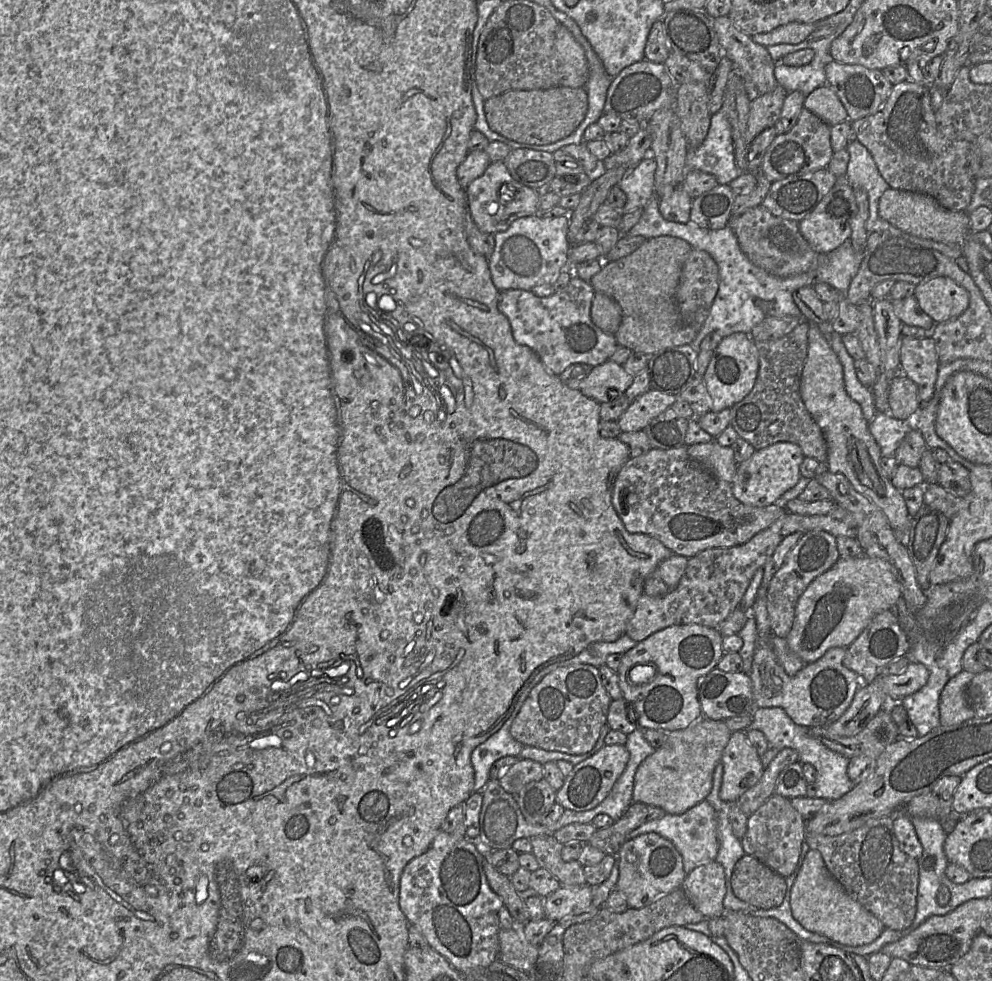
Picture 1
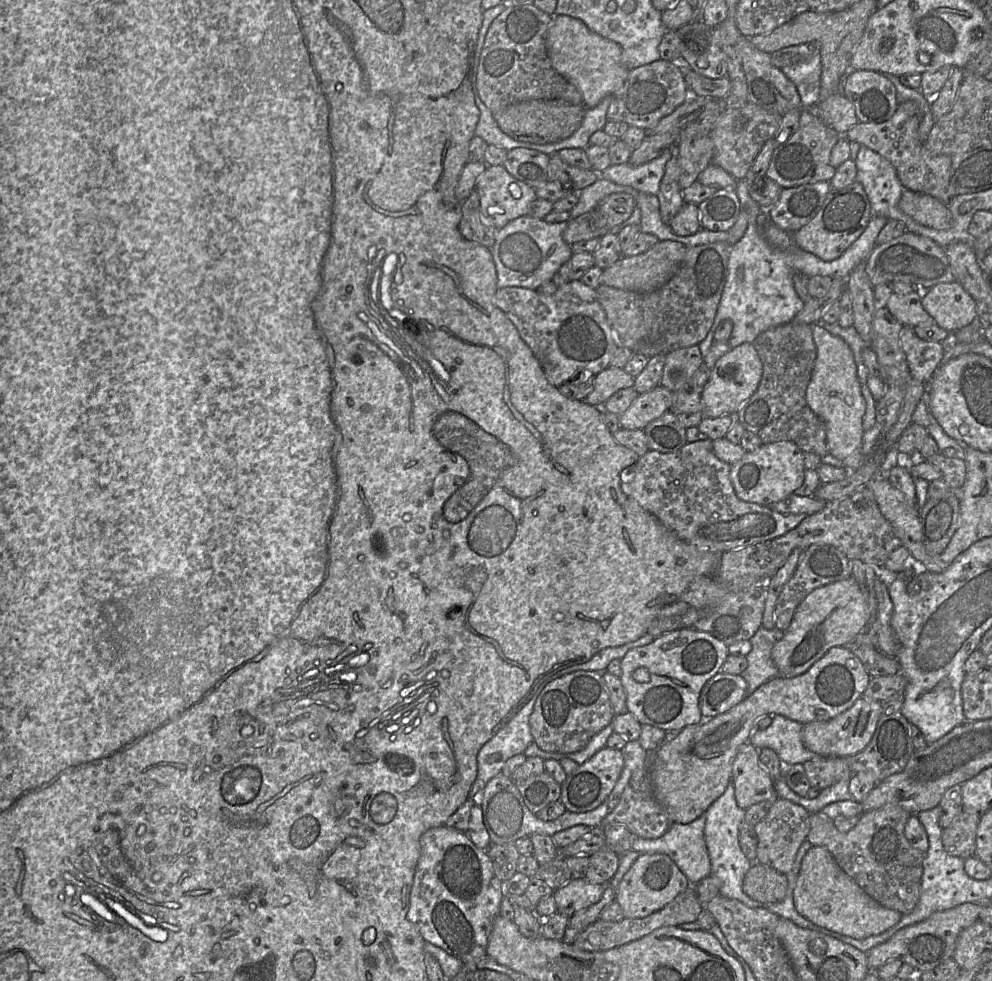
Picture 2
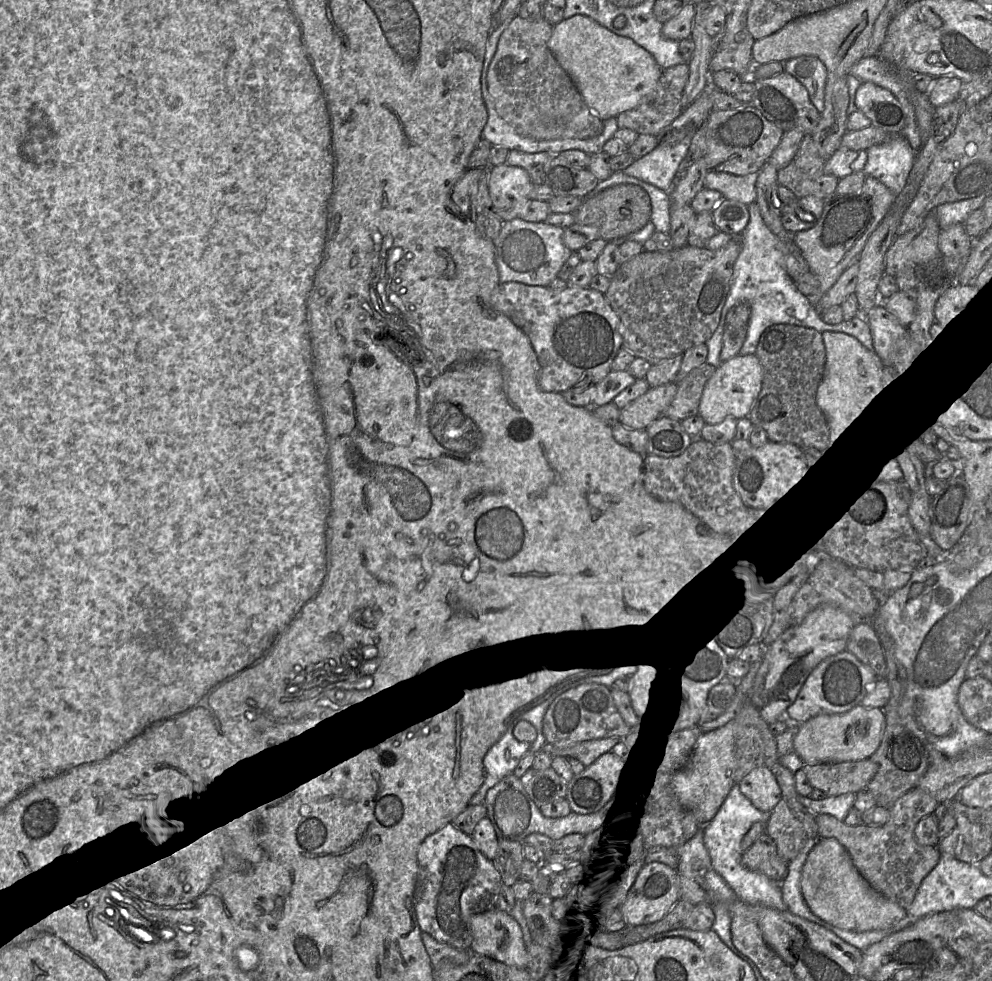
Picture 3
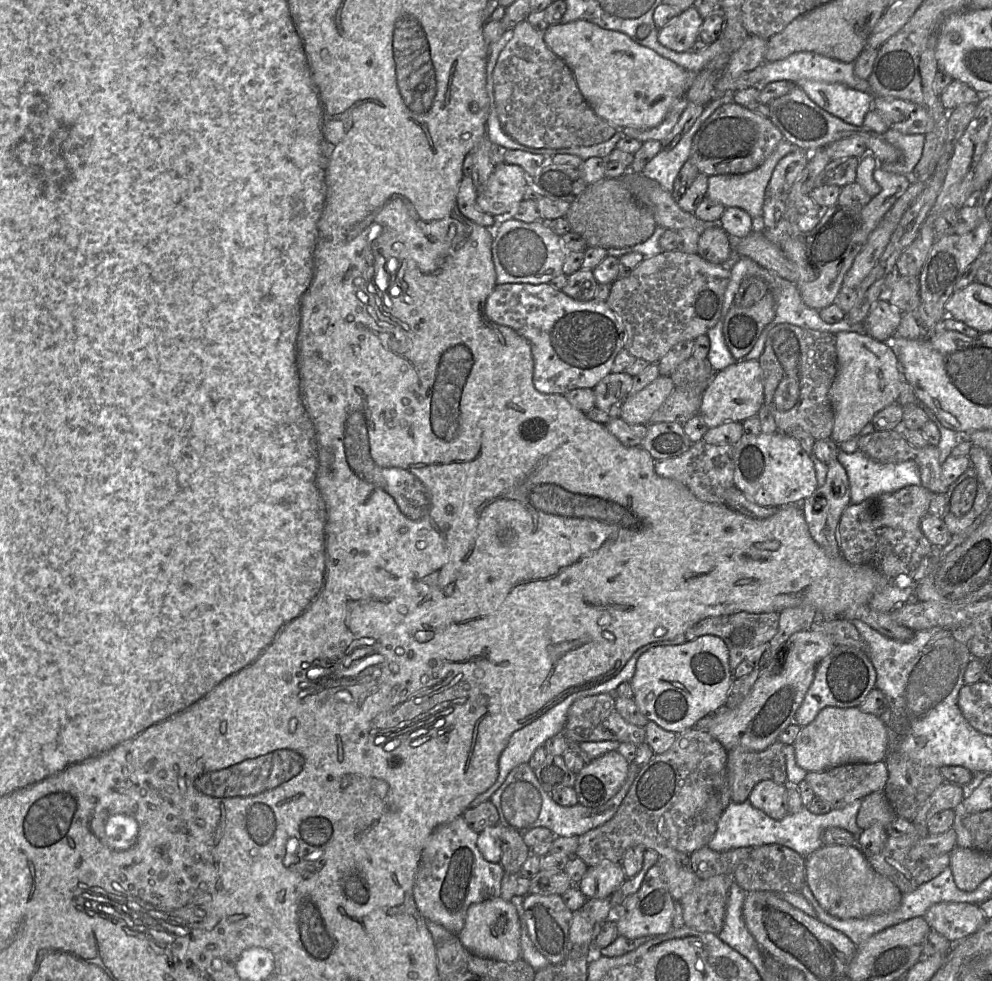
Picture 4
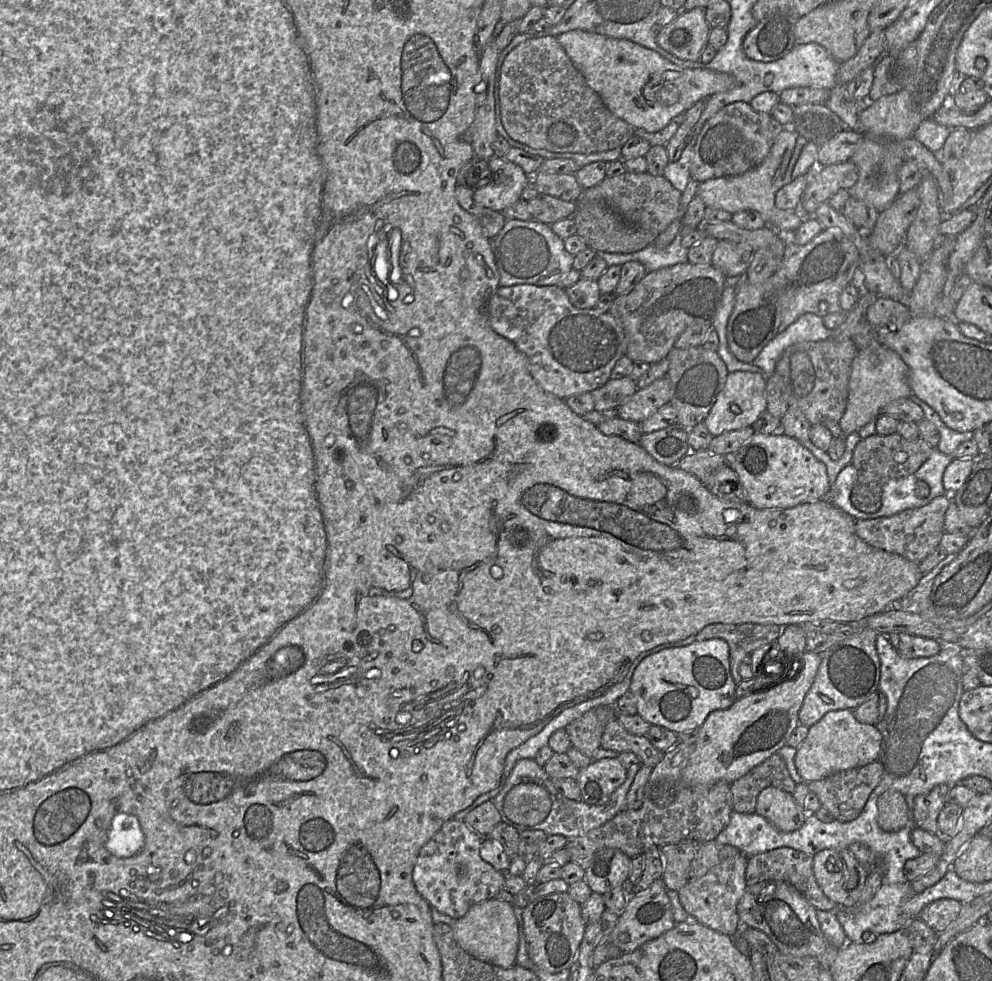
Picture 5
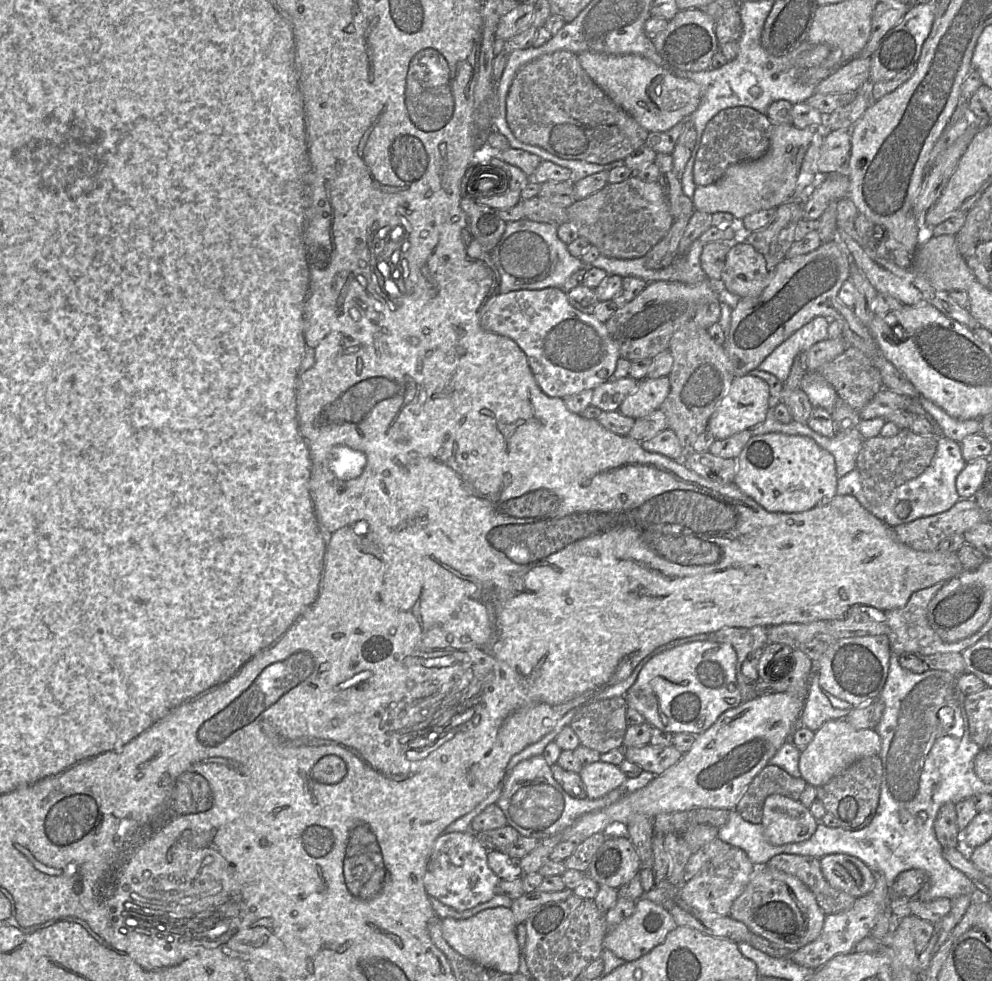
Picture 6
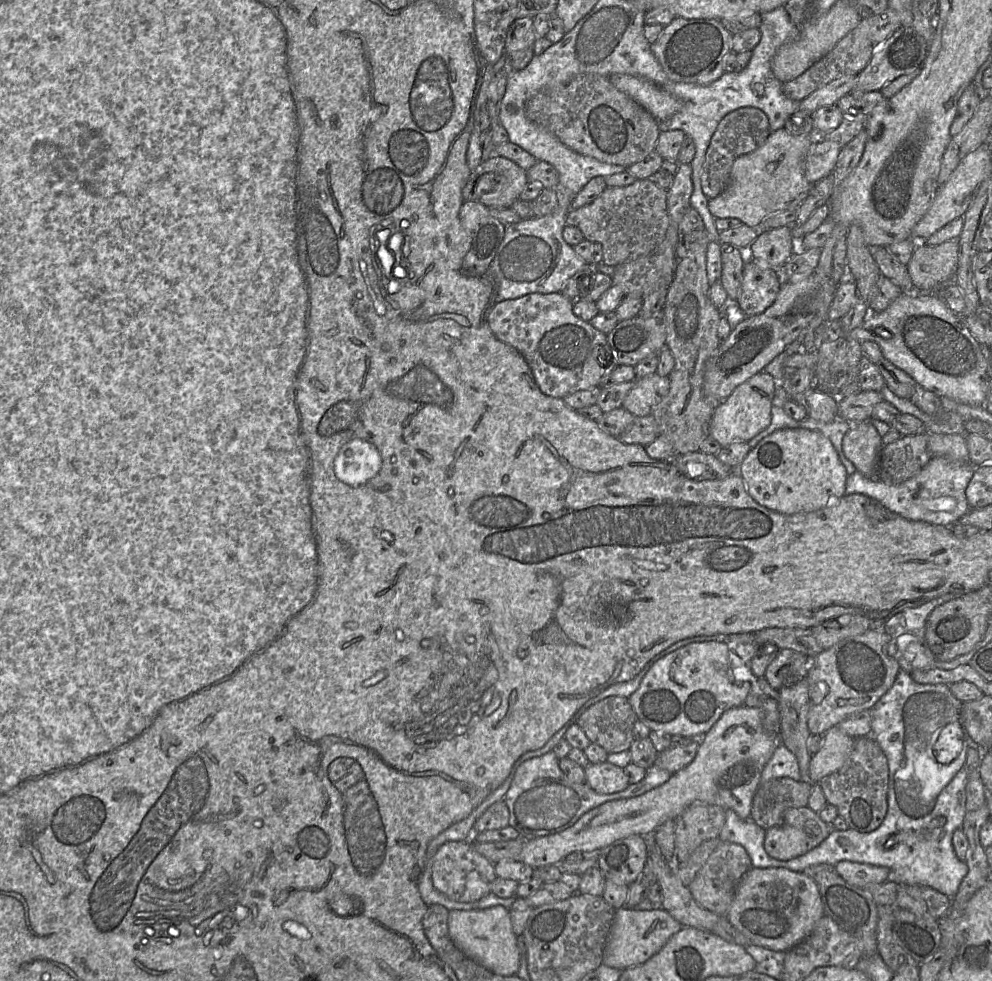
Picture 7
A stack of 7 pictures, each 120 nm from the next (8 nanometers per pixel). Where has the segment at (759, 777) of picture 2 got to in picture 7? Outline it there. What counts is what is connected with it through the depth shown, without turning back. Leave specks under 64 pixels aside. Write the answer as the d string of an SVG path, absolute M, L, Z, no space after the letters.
M808 806L788 808L781 824L765 830L764 848L772 858L791 860L818 846L831 830Z

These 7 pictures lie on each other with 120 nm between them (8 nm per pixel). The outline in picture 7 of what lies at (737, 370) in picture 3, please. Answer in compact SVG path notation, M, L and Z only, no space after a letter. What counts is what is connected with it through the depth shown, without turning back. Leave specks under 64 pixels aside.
M764 371L740 384L714 411L709 435L725 447L735 442L748 442L766 429L771 423L772 399L777 385L778 382Z

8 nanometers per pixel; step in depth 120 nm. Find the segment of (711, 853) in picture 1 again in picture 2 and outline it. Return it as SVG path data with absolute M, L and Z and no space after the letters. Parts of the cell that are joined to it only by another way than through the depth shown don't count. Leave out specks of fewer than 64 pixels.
M705 813L688 824L673 822L668 831L657 839L644 839L636 837L632 843L632 850L639 853L662 853L668 855L687 877L690 884L696 885L711 875L711 863L704 840Z

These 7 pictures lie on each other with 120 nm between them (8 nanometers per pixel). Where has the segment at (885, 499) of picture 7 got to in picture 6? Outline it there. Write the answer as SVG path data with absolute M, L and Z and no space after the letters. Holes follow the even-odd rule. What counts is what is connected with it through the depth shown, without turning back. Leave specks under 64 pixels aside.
M937 437L937 448L934 457L927 469L918 477L896 487L884 504L874 506L868 502L863 494L860 474L857 469L840 477L837 482L837 495L851 495L857 498L860 504L890 527L911 522L922 517L933 516L949 510L961 497L956 489L956 478L966 466L961 454L960 444L946 437ZM901 502L908 502L910 514L903 518L896 514L895 508Z

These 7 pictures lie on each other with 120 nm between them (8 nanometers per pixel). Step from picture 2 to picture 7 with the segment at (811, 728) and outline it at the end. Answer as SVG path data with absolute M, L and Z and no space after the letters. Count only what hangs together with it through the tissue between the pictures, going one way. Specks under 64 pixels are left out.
M833 726L822 735L820 749L811 757L808 781L818 784L822 778L837 771L850 754L855 738Z

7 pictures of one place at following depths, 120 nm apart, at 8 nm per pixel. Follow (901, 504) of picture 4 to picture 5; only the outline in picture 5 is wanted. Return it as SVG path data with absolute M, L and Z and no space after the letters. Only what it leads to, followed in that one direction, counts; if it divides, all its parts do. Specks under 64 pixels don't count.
M948 494L938 496L920 508L907 509L889 517L858 519L856 534L867 544L898 554L913 563L920 564L940 544L944 530L945 513L951 504Z

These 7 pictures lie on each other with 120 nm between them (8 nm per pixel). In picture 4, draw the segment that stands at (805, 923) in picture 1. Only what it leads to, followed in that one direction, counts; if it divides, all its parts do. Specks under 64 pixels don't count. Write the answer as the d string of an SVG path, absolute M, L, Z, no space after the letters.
M821 846L806 857L805 880L820 906L839 919L862 918L894 911L902 900L898 887L872 868L858 846Z

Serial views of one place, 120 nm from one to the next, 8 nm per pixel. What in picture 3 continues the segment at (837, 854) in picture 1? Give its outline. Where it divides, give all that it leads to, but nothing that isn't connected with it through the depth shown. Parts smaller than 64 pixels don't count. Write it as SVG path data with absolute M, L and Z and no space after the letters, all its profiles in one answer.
M915 788L901 796L888 810L890 819L883 826L849 826L828 814L815 816L818 839L835 838L845 847L853 864L869 885L905 910L911 905L923 879L938 864L937 846L920 845L914 836L917 823L934 813L940 803L925 791Z

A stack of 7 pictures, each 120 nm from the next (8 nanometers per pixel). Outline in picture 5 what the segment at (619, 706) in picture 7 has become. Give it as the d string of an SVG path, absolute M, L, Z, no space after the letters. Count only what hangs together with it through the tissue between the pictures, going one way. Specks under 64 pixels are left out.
M615 704L601 705L587 711L564 729L572 746L592 759L594 752L601 747L601 738L606 725L614 718L618 718Z

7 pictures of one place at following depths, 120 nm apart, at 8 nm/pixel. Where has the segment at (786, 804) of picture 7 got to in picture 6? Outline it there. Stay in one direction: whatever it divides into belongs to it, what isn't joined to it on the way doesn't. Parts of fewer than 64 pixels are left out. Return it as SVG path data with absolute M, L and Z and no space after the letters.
M767 764L748 785L734 810L746 821L762 823L764 801L769 795L781 794L799 800L807 784L802 777L791 776L781 767Z

